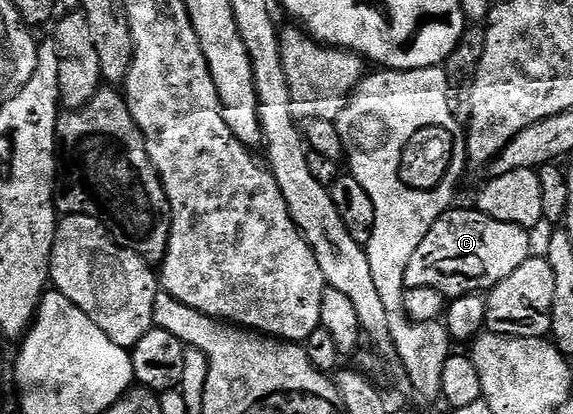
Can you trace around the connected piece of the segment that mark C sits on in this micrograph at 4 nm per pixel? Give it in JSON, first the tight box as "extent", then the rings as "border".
{"extent":[405,208,532,299],"border":[[[451,208],[416,247],[405,272],[407,289],[432,287],[448,299],[487,292],[512,275],[532,255],[531,232],[518,224],[492,220],[475,208]]]}

